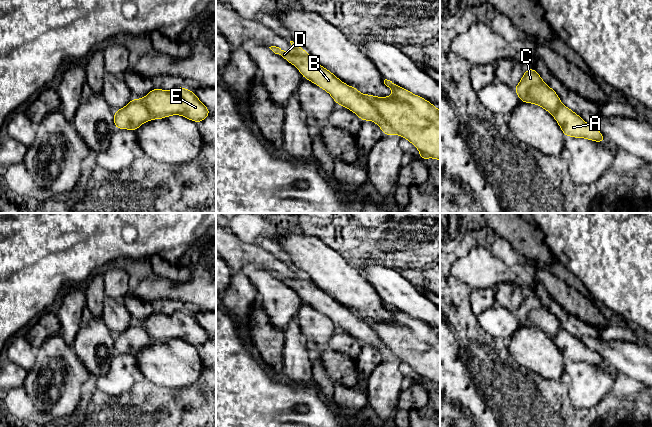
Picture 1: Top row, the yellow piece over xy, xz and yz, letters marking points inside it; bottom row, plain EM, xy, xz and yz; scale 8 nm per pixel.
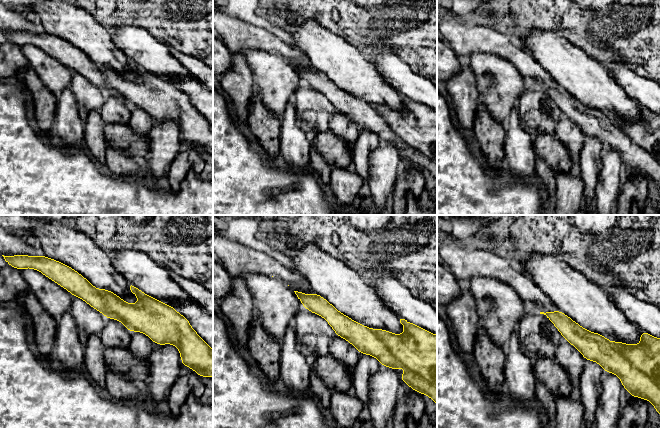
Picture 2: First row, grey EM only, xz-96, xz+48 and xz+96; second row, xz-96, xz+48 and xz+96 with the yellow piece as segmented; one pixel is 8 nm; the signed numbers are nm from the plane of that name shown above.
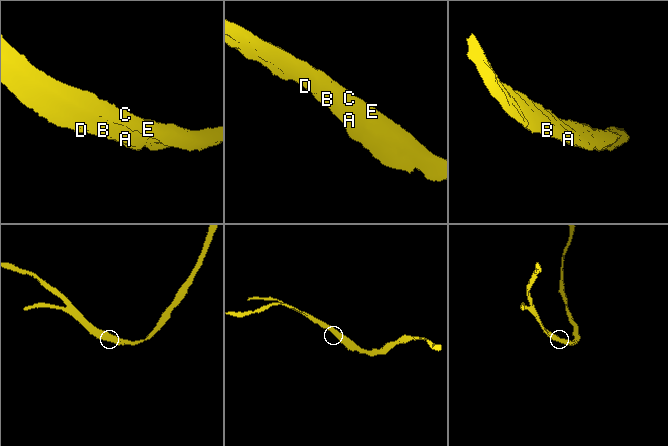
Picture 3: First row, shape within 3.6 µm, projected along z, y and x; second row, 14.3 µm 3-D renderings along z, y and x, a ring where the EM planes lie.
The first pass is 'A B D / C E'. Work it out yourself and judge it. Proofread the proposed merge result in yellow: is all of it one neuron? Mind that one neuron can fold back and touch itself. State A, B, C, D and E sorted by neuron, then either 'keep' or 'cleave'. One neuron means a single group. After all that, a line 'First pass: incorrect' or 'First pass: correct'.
A B C D E; keep
First pass: incorrect

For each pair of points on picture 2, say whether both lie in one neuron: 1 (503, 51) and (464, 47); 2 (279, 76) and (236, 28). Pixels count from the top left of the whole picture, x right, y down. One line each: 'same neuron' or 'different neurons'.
1: same neuron
2: different neurons

